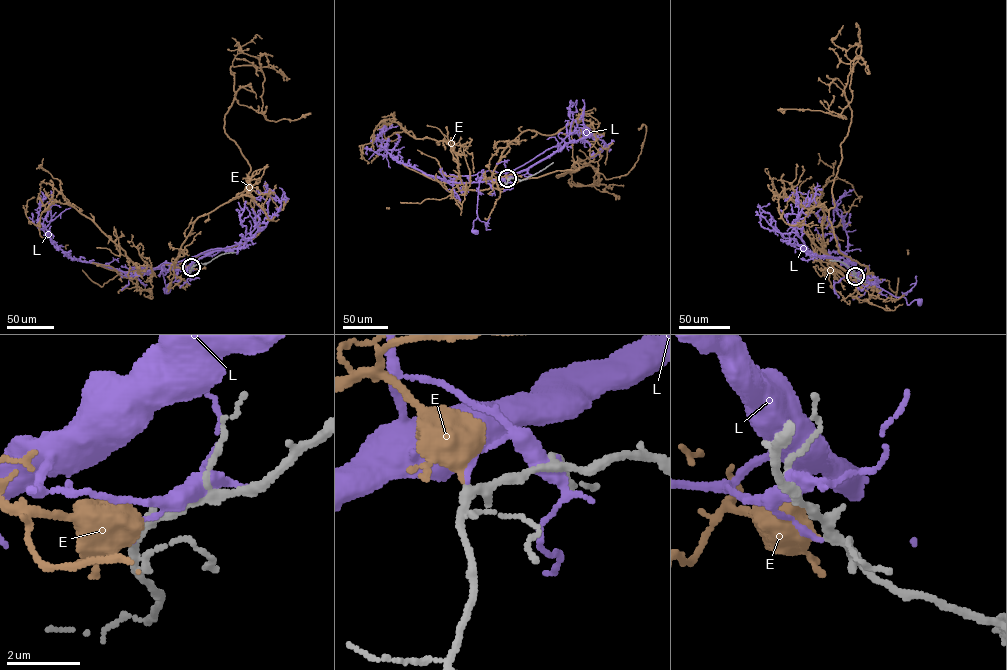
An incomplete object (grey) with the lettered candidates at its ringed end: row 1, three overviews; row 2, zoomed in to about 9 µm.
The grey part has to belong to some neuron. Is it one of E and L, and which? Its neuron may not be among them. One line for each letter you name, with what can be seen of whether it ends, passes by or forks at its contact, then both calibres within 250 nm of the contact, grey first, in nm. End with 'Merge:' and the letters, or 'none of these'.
E: It ends there. Thickness 240 nm (grey) against 440 nm
Merge: E

